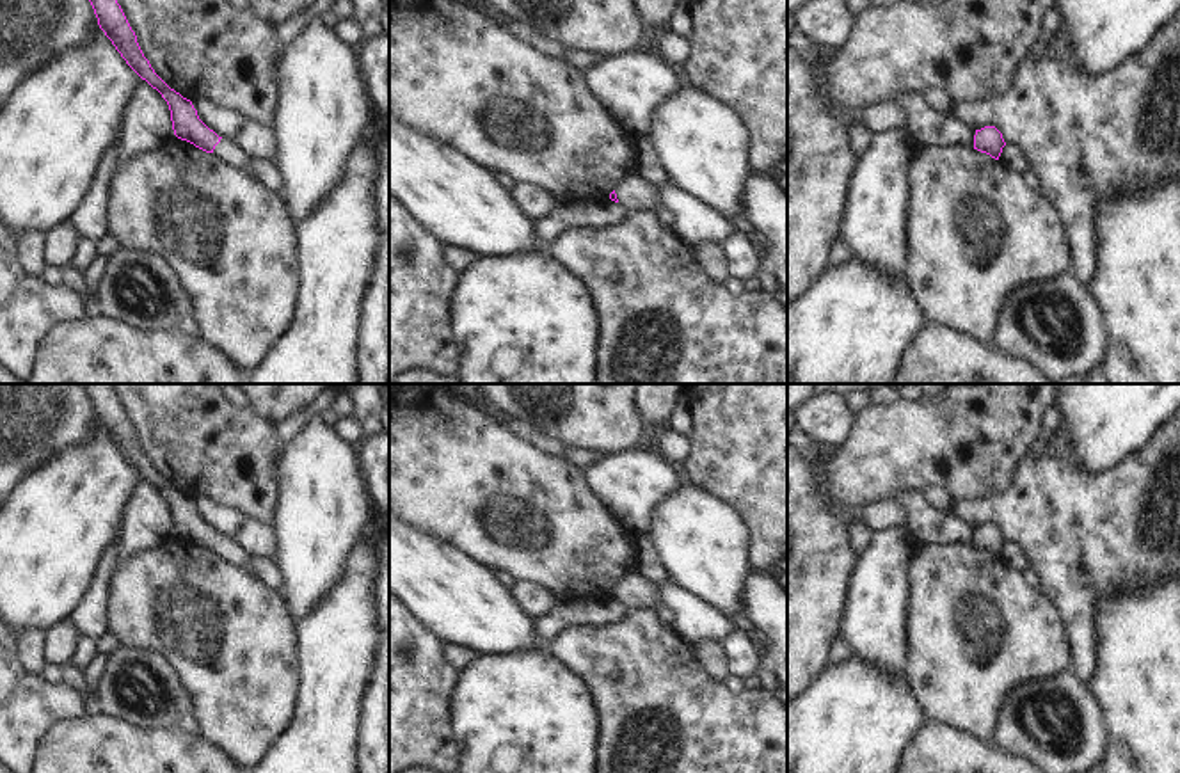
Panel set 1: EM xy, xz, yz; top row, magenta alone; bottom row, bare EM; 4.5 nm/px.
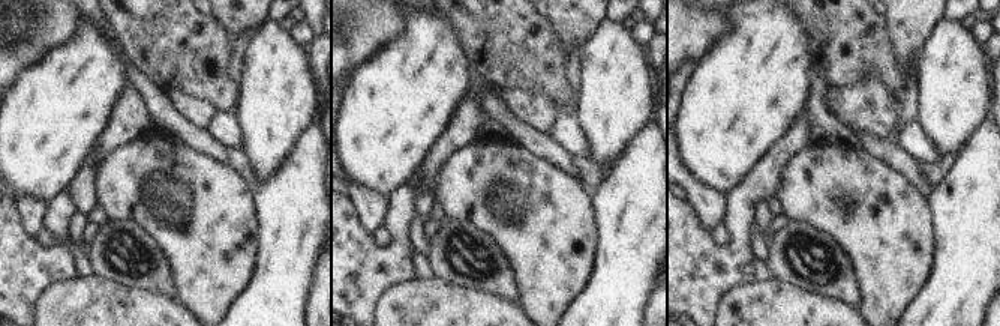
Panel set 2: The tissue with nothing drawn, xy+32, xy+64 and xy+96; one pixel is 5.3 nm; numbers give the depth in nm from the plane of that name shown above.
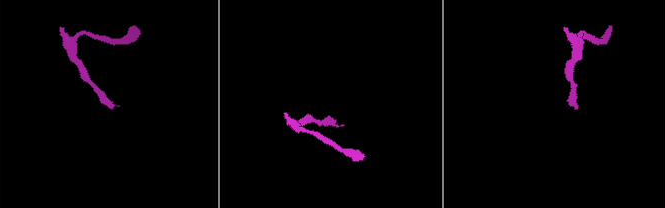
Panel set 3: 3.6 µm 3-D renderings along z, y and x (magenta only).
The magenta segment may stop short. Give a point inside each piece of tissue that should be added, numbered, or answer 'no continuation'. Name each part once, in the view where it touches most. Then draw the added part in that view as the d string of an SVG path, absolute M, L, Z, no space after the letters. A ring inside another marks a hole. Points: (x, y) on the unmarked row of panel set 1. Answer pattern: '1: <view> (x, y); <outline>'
1: xy (228, 549); M220 537L211 553L220 560L249 570L249 556L238 547L235 538Z

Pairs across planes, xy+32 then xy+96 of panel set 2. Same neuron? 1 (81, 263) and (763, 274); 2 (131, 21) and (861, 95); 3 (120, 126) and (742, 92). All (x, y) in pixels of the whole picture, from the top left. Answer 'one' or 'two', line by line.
1: one
2: two
3: two

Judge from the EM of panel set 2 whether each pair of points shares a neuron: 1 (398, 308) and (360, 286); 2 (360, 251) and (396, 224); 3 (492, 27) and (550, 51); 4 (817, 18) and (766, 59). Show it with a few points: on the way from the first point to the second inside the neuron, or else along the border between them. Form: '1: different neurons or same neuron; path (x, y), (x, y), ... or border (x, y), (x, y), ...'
1: different neurons; border (410, 280), (392, 283), (375, 301), (372, 310)
2: same neuron; path (374, 251), (387, 251), (396, 242), (396, 238)
3: same neuron; path (507, 41), (522, 51), (535, 51)
4: different neurons; border (792, 15), (802, 27), (813, 54), (811, 65)

